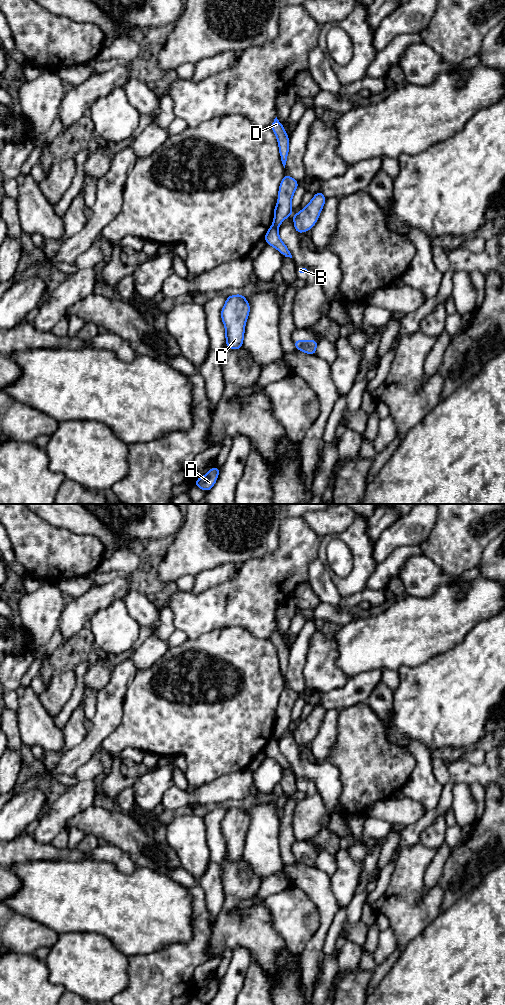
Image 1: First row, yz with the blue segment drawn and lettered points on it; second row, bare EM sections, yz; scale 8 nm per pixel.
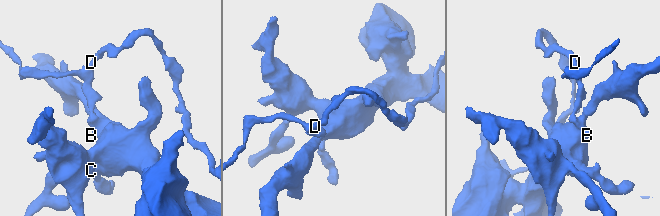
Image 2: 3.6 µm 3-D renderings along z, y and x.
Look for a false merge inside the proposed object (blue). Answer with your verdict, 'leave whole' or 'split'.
split

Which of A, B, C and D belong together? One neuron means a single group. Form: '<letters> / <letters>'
A B C / D

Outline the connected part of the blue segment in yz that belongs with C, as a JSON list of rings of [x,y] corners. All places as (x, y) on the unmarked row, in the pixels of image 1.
[[[243,806],[230,807],[221,822],[225,838],[226,858],[238,862],[243,857],[245,836],[250,824],[250,816]]]

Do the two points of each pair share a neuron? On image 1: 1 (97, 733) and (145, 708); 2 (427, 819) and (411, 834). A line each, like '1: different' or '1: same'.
1: different
2: same

